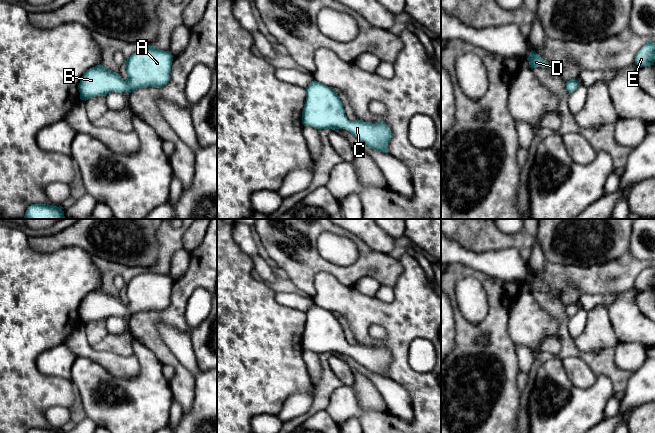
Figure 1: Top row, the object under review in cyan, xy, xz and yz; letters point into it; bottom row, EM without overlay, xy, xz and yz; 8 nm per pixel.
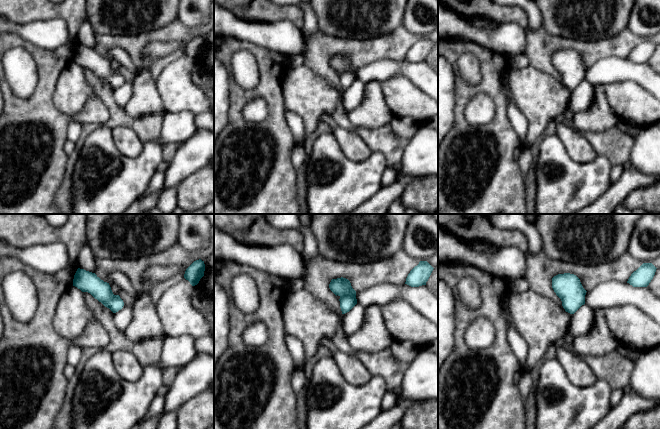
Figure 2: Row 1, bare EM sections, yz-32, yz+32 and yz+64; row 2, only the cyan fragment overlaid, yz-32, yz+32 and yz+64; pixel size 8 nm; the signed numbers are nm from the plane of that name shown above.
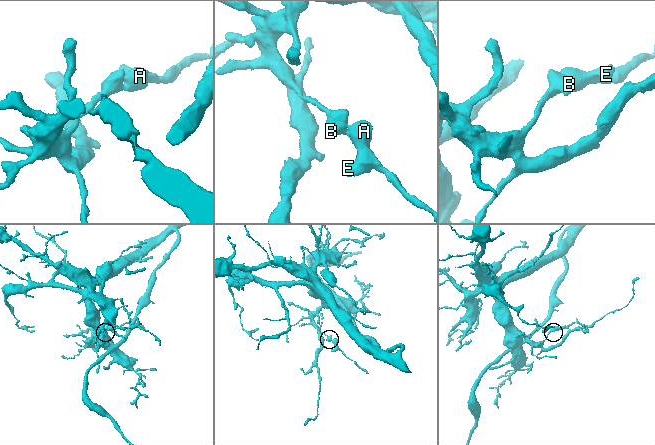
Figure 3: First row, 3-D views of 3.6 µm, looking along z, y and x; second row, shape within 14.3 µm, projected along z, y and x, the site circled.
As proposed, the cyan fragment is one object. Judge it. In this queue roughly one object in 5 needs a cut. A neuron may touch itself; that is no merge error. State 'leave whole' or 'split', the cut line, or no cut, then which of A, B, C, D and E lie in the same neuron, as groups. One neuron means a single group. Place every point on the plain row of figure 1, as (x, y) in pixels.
leave whole; no cut; A B C D E

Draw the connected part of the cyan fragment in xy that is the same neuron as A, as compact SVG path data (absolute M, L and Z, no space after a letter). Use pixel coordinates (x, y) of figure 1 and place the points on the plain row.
M147 270L133 277L126 286L128 303L124 305L119 298L104 291L102 288L87 294L78 309L81 324L88 324L96 320L106 320L111 316L133 316L140 312L154 311L159 312L170 305L173 279L170 275L160 274L153 270Z

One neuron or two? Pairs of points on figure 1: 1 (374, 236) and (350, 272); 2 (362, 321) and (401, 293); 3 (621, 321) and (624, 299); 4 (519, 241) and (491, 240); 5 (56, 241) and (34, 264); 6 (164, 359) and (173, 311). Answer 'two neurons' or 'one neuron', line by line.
1: two neurons
2: one neuron
3: one neuron
4: one neuron
5: two neurons
6: one neuron

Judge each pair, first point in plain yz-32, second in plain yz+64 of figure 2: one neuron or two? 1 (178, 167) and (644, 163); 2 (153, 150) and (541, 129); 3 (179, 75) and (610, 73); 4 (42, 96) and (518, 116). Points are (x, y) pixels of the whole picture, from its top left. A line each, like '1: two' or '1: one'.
1: one
2: two
3: two
4: two

